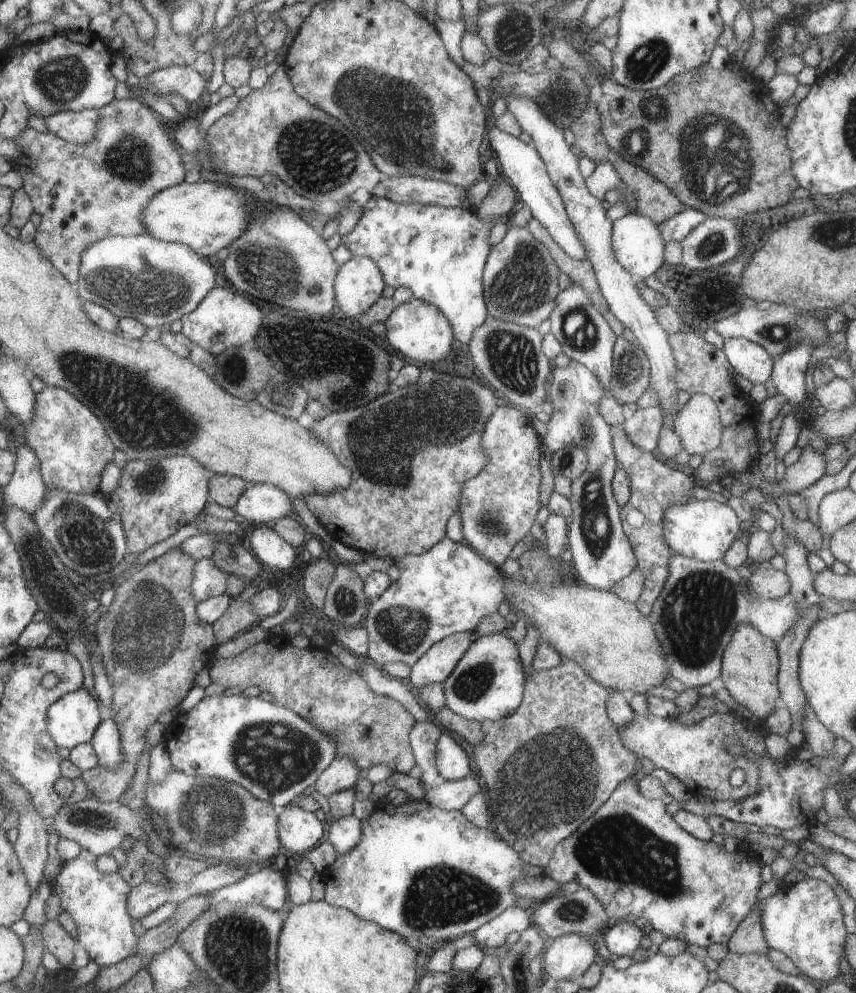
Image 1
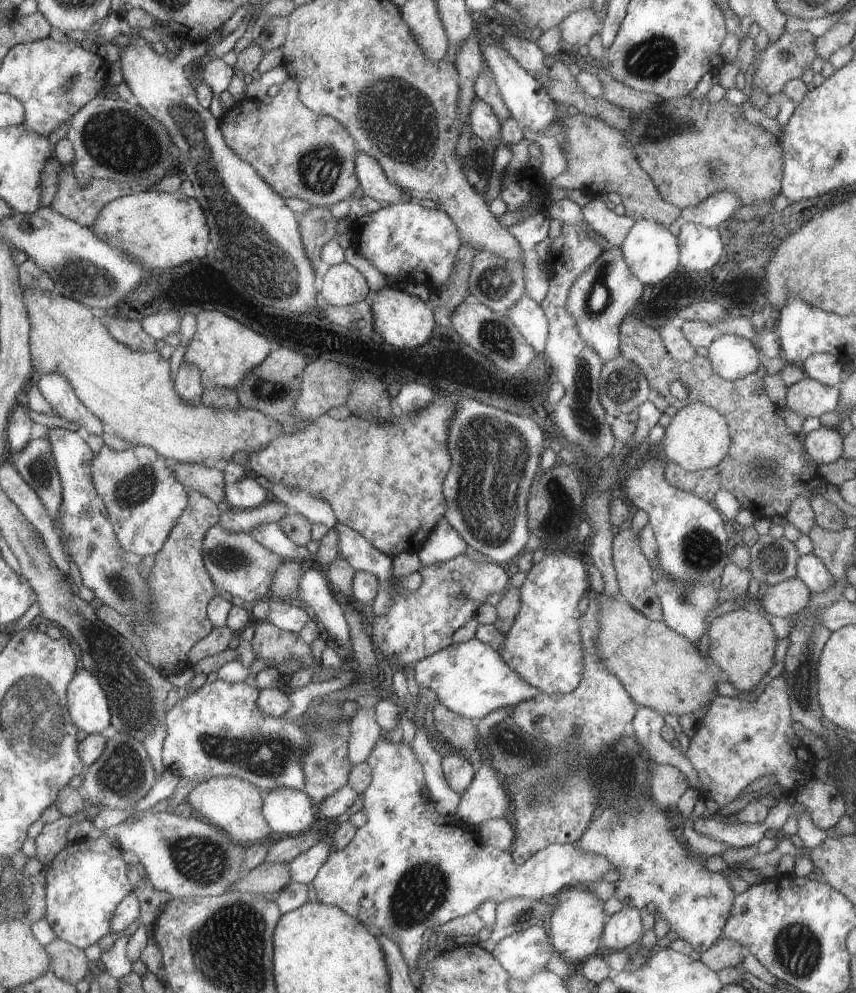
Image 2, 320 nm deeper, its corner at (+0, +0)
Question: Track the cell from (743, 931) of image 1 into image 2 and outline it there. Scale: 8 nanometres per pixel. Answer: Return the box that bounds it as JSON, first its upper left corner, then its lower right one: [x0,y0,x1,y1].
[700,938,747,973]

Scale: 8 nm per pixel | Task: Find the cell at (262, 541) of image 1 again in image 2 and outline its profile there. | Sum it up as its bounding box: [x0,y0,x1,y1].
[249,523,311,564]

